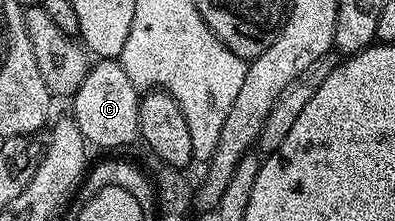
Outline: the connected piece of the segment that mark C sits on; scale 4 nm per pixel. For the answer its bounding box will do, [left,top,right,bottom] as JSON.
[72,59,140,151]

